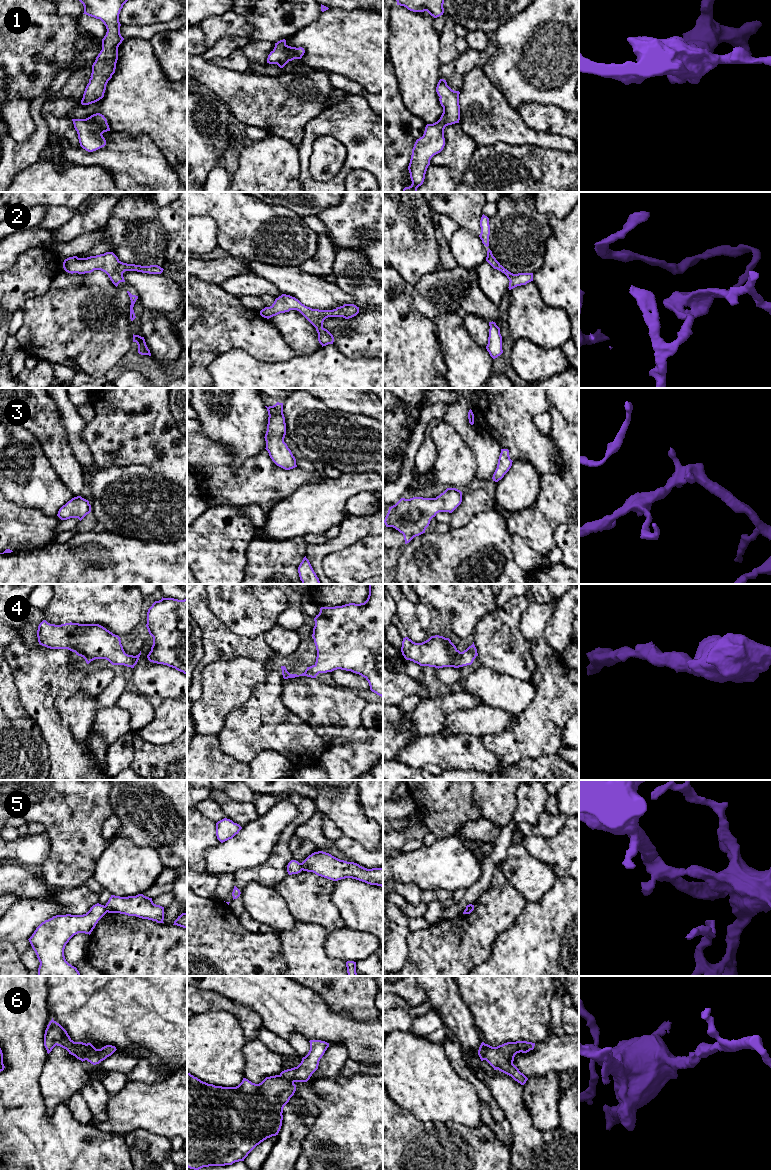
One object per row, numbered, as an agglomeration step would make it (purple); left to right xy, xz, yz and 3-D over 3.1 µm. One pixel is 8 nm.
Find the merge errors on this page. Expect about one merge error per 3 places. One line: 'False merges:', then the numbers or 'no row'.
False merges: 5

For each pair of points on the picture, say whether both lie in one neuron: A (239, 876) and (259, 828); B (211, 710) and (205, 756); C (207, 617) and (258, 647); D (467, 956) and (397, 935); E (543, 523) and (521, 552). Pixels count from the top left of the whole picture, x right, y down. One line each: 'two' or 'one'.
A: two
B: two
C: one
D: two
E: two

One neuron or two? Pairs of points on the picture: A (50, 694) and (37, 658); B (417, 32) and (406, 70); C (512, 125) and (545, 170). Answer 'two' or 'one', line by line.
A: one
B: one
C: two

